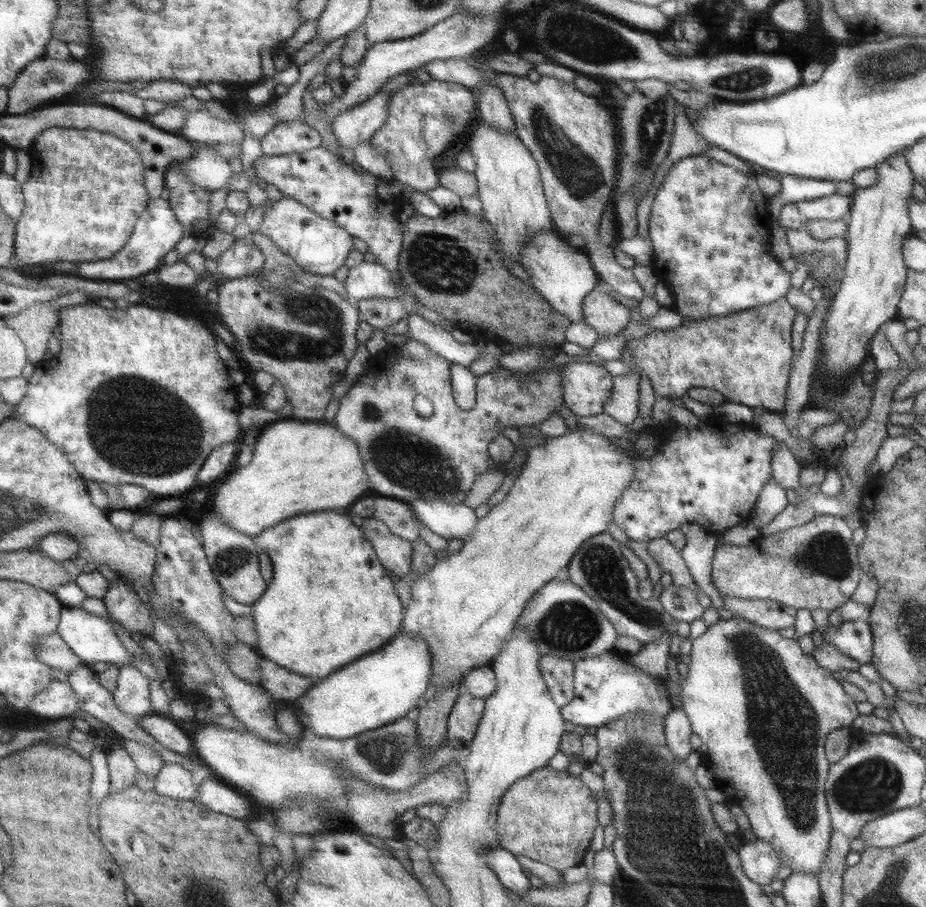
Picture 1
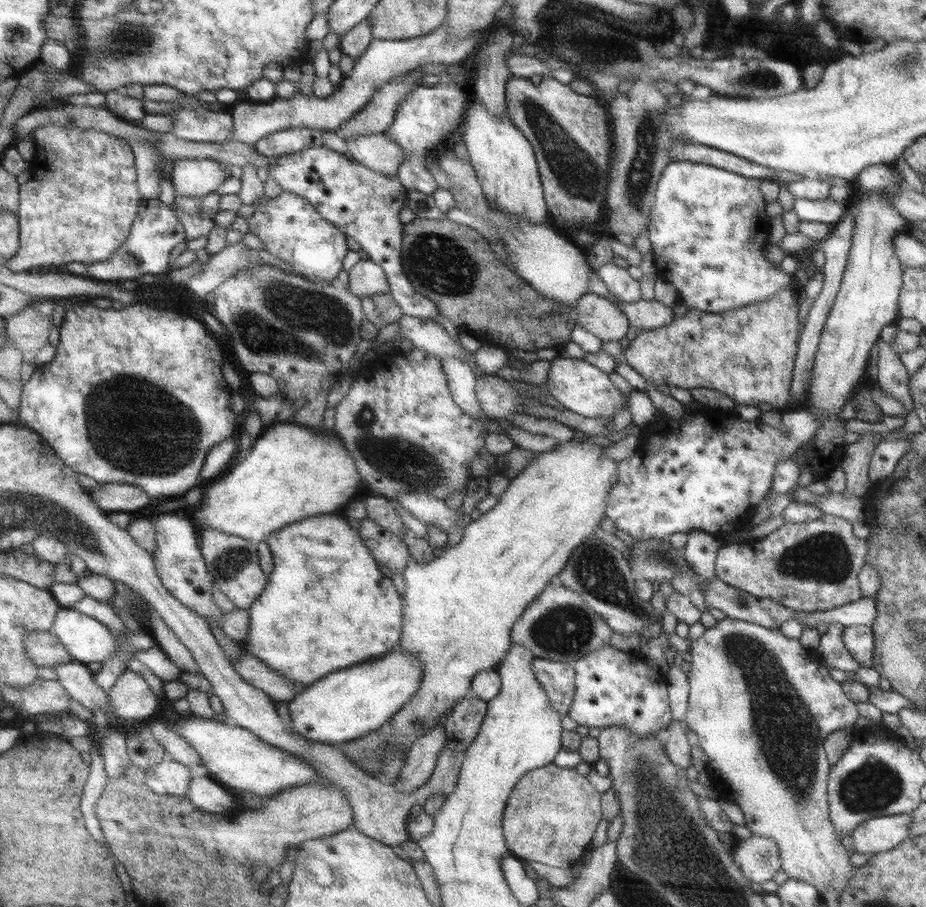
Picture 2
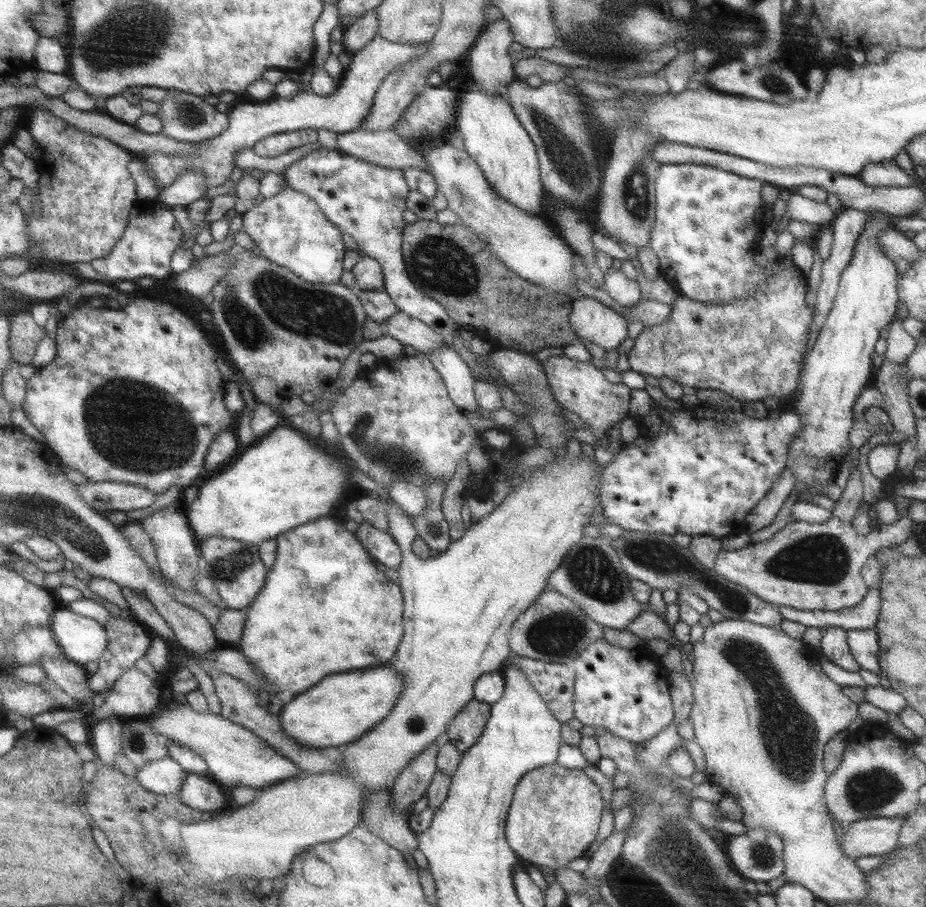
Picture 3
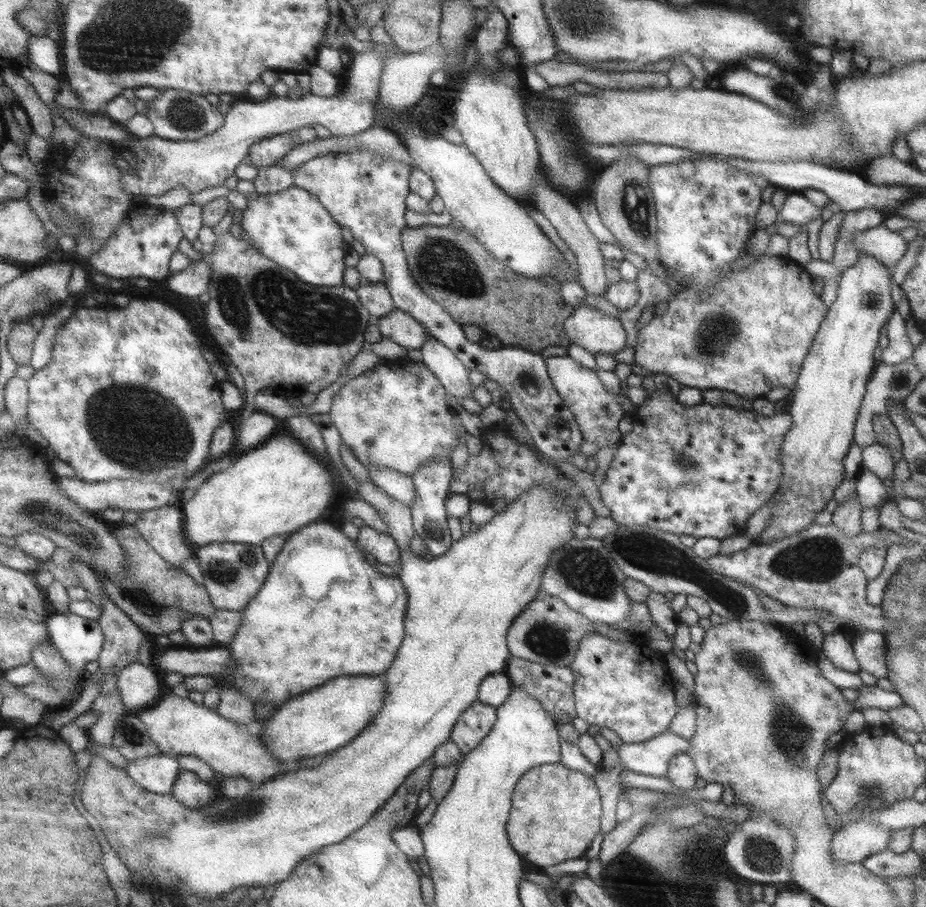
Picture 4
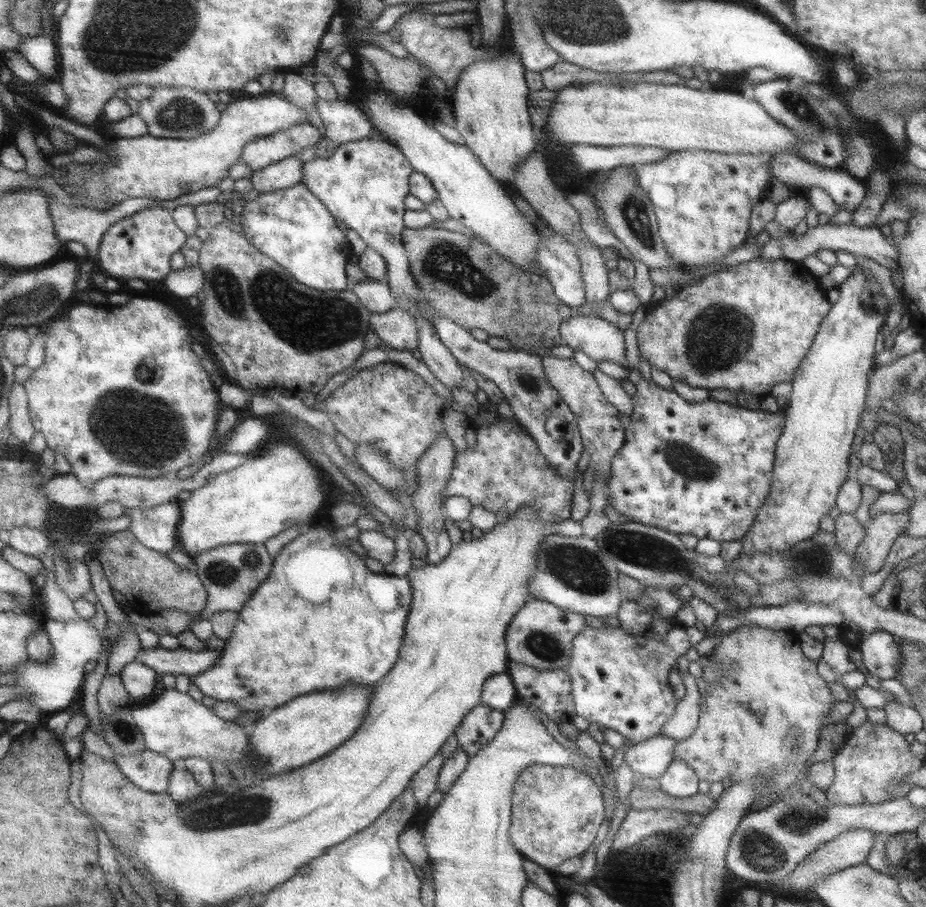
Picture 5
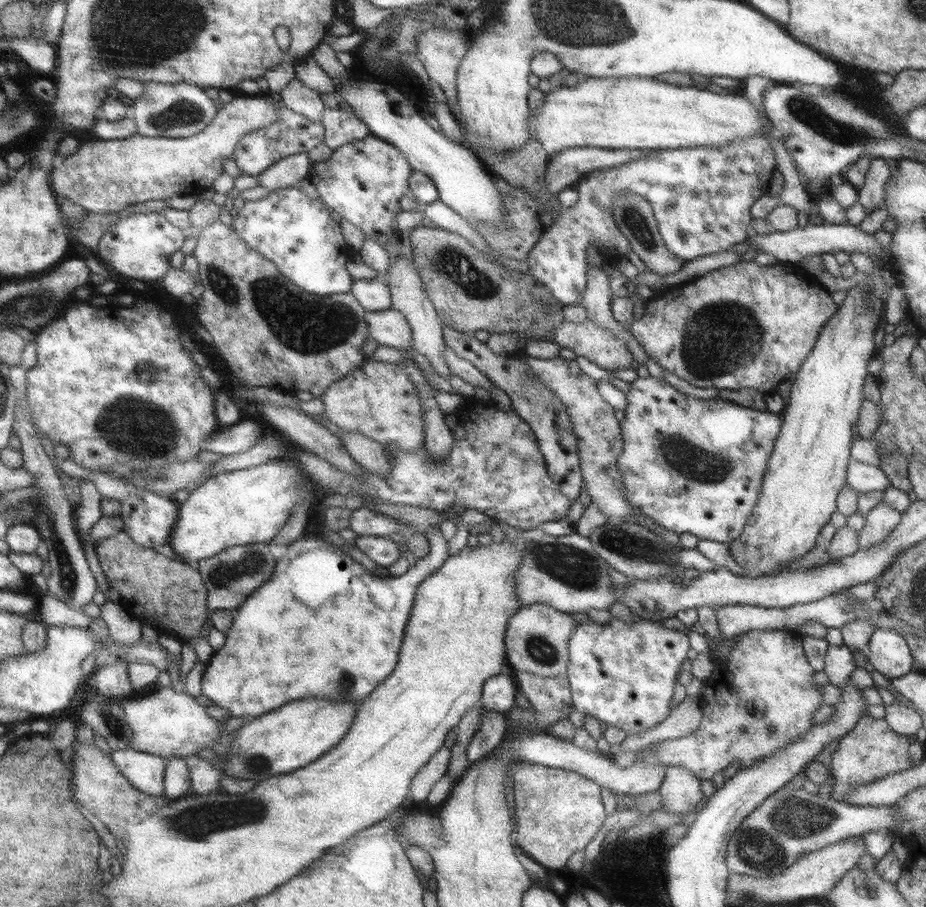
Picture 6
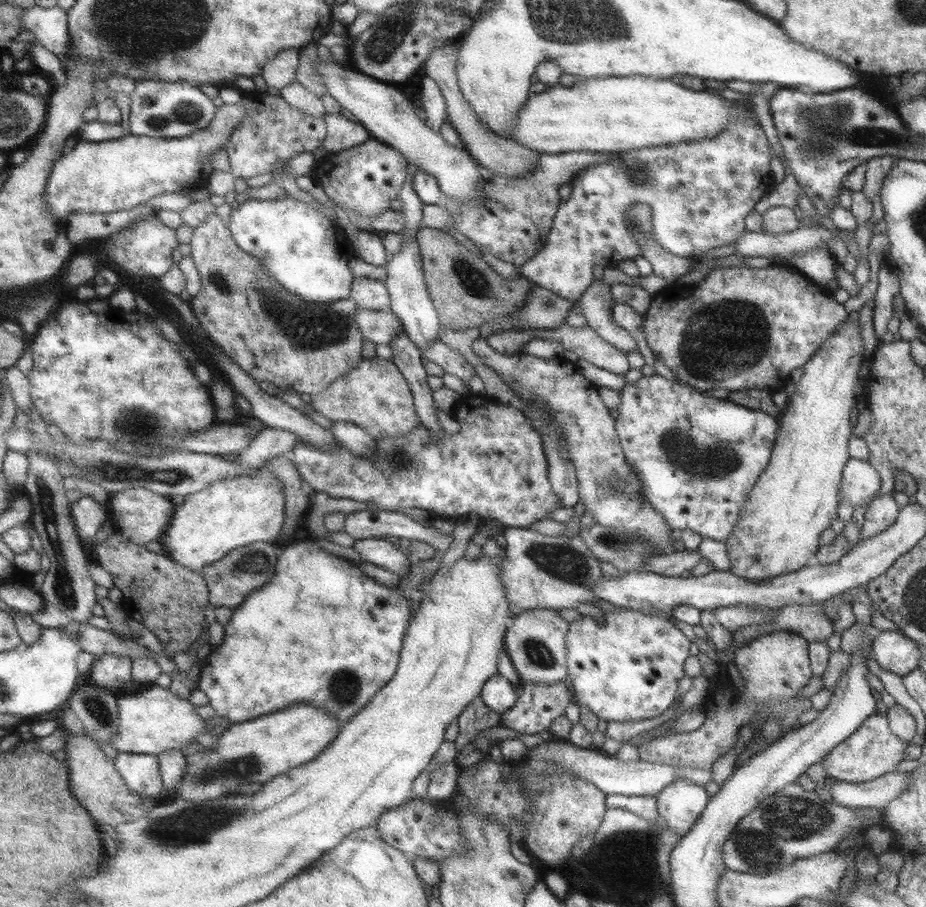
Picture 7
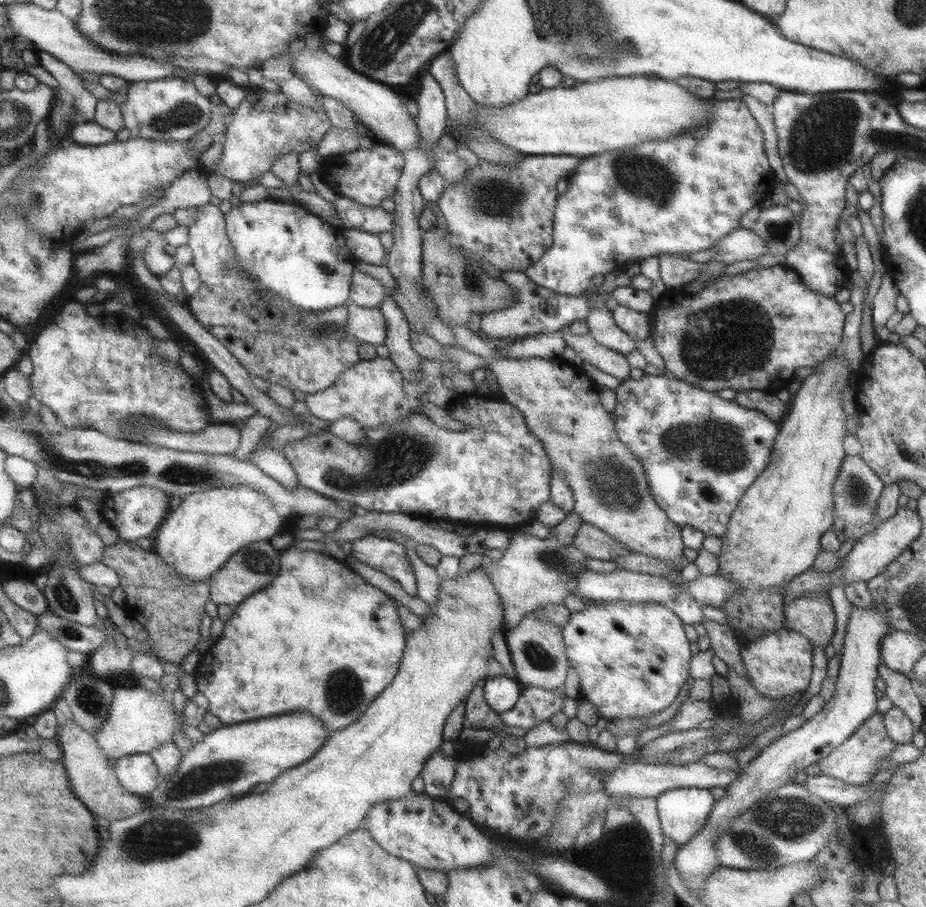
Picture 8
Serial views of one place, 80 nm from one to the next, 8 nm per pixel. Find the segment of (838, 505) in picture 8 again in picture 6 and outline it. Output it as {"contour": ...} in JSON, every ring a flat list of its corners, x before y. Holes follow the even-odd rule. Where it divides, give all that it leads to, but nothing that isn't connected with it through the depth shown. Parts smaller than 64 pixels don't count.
{"contour":[[854,457,849,460,847,484,859,494,883,490,891,486,887,474,878,466,858,462]]}

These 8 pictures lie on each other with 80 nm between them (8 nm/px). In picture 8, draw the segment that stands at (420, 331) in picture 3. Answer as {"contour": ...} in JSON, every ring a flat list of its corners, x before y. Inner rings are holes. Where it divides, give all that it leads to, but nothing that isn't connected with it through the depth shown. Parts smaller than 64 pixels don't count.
{"contour":[[348,302,349,319,345,330,360,343,384,344,387,337,387,324,380,307,363,307]]}

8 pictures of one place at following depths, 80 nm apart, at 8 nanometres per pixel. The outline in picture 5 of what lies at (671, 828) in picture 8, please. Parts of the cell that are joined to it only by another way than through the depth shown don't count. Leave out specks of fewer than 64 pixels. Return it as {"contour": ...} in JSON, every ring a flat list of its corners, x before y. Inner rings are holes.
{"contour":[[673,759,667,771,657,780,665,793,682,800,698,793,698,775,682,759]]}

